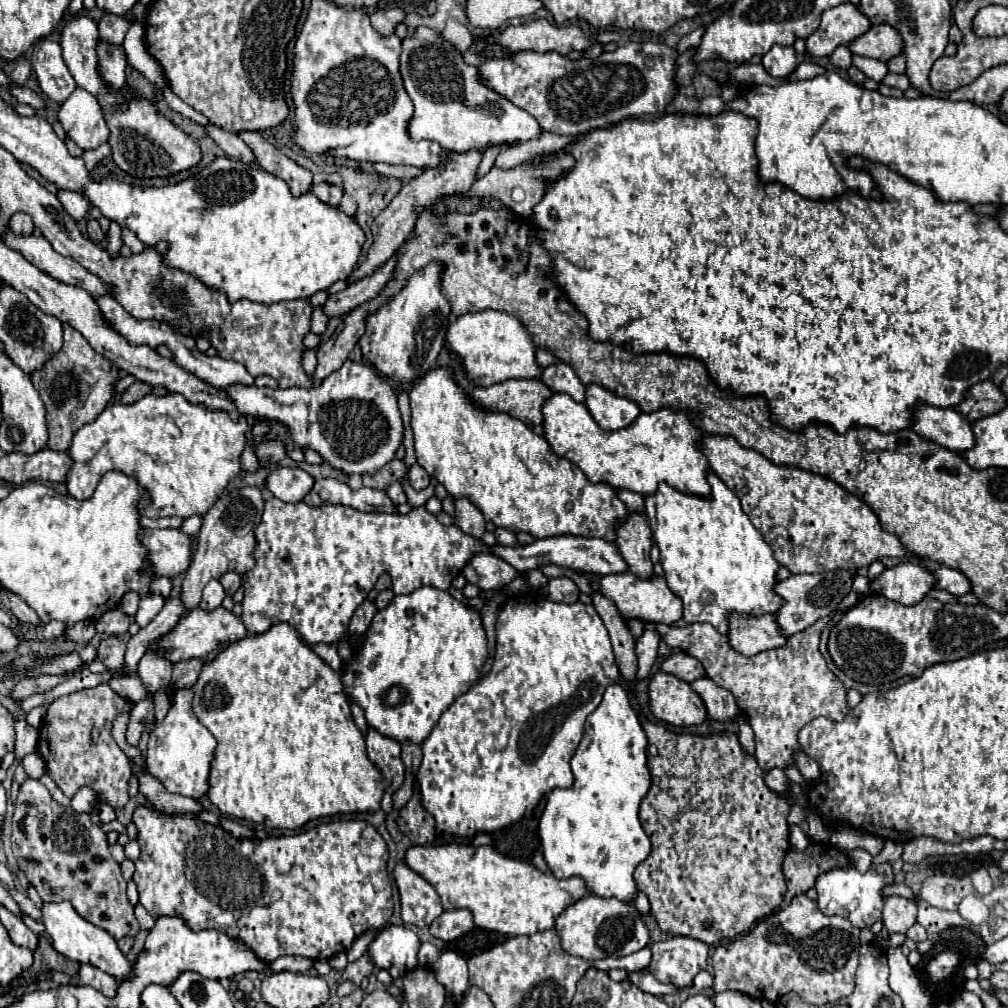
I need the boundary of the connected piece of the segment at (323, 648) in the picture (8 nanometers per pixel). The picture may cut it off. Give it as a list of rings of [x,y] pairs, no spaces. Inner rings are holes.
[[[316,644],[316,646],[312,646],[312,650],[314,650],[328,666],[332,666],[336,672],[342,672],[342,660],[340,660],[340,656],[338,656],[338,652],[336,652],[334,646],[330,646],[330,644]]]

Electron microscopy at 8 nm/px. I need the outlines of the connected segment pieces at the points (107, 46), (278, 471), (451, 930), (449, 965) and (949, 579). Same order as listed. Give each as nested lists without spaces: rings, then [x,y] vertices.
[[[100,42],[96,52],[98,52],[98,66],[100,66],[102,78],[110,86],[122,88],[124,82],[126,82],[126,68],[128,68],[124,48],[122,46],[112,46],[110,42]]]
[[[276,466],[266,476],[266,490],[282,502],[300,502],[312,486],[314,478],[300,468]]]
[[[446,910],[430,924],[430,934],[444,942],[452,942],[474,928],[470,910]]]
[[[444,950],[434,964],[436,980],[450,992],[450,994],[464,994],[470,988],[468,982],[468,966],[462,956],[452,950]]]
[[[942,566],[940,570],[934,570],[934,576],[936,576],[936,588],[946,590],[954,596],[964,596],[964,594],[972,592],[968,578],[964,574],[960,574],[960,570]]]

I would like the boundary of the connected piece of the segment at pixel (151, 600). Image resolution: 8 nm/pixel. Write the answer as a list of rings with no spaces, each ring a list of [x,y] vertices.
[[[152,594],[148,598],[142,598],[140,606],[138,606],[138,612],[136,612],[136,624],[140,628],[148,626],[156,618],[156,614],[162,610],[164,602],[166,602],[166,598],[160,596],[160,594]]]

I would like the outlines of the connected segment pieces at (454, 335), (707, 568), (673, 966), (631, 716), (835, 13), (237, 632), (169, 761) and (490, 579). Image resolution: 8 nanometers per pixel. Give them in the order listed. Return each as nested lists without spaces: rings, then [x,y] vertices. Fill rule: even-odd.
[[[482,310],[464,314],[450,324],[446,344],[462,358],[468,378],[476,386],[492,386],[508,378],[540,378],[542,366],[536,362],[536,344],[526,326],[512,314],[498,310]]]
[[[714,472],[712,500],[686,496],[662,482],[656,494],[644,498],[644,504],[660,548],[666,582],[682,600],[684,620],[688,624],[708,622],[720,630],[720,634],[728,634],[732,612],[760,616],[776,614],[780,610],[784,598],[774,592],[780,562],[776,562],[772,548],[764,542],[764,536],[742,512],[736,494],[728,490]],[[690,604],[702,604],[702,612],[692,614],[688,610]]]
[[[672,936],[650,946],[652,962],[648,970],[660,982],[672,982],[680,988],[692,986],[694,976],[706,968],[708,946],[688,936]]]
[[[620,684],[608,686],[600,706],[586,718],[582,742],[570,760],[576,778],[574,786],[554,788],[548,794],[544,814],[540,818],[538,834],[542,842],[542,852],[556,878],[580,876],[584,878],[588,890],[596,896],[604,896],[604,898],[614,896],[624,902],[634,900],[636,884],[632,880],[632,872],[650,854],[650,838],[646,836],[638,818],[640,802],[646,798],[652,786],[646,748],[648,748],[648,738],[630,704],[628,692]]]
[[[840,4],[822,14],[820,28],[806,38],[806,52],[812,56],[830,56],[838,46],[848,46],[872,24],[854,4]]]
[[[222,606],[212,612],[204,612],[200,608],[194,608],[188,614],[184,614],[180,618],[180,622],[168,634],[160,636],[158,646],[162,650],[162,656],[168,658],[172,664],[176,664],[176,662],[184,662],[190,658],[204,658],[210,650],[214,650],[218,646],[218,642],[236,642],[246,636],[248,636],[248,630],[242,624],[242,620],[236,618],[232,612],[224,610]]]
[[[192,688],[176,690],[172,694],[172,706],[164,716],[164,720],[156,722],[156,718],[152,718],[152,722],[144,722],[144,726],[152,726],[152,724],[154,724],[154,730],[150,732],[150,738],[148,738],[148,772],[158,782],[162,782],[168,792],[190,796],[194,800],[200,800],[202,796],[206,796],[206,792],[210,790],[208,780],[210,780],[210,768],[212,768],[212,758],[216,750],[216,738],[208,732],[208,728],[202,722],[196,722],[196,714],[192,714]]]
[[[492,552],[474,554],[474,556],[466,562],[462,574],[464,574],[464,578],[466,578],[470,584],[476,584],[476,586],[482,588],[482,590],[502,588],[502,586],[506,586],[512,578],[518,576],[518,572],[516,572],[508,562],[504,562],[502,558],[494,556]]]

